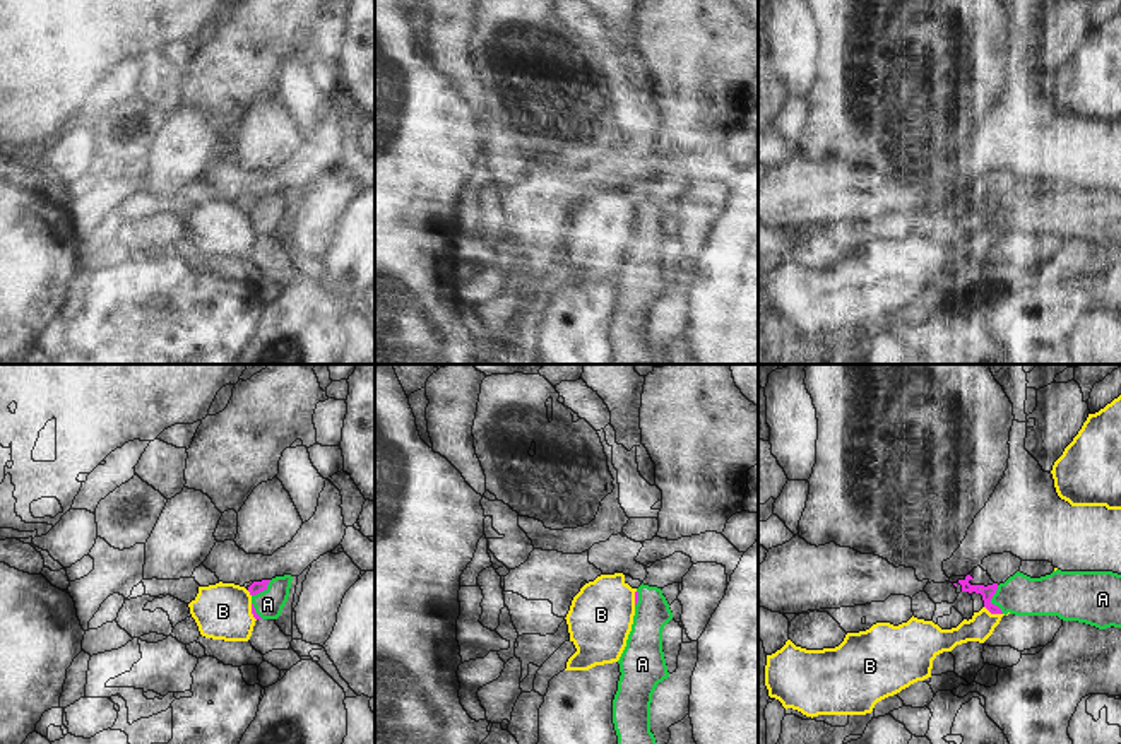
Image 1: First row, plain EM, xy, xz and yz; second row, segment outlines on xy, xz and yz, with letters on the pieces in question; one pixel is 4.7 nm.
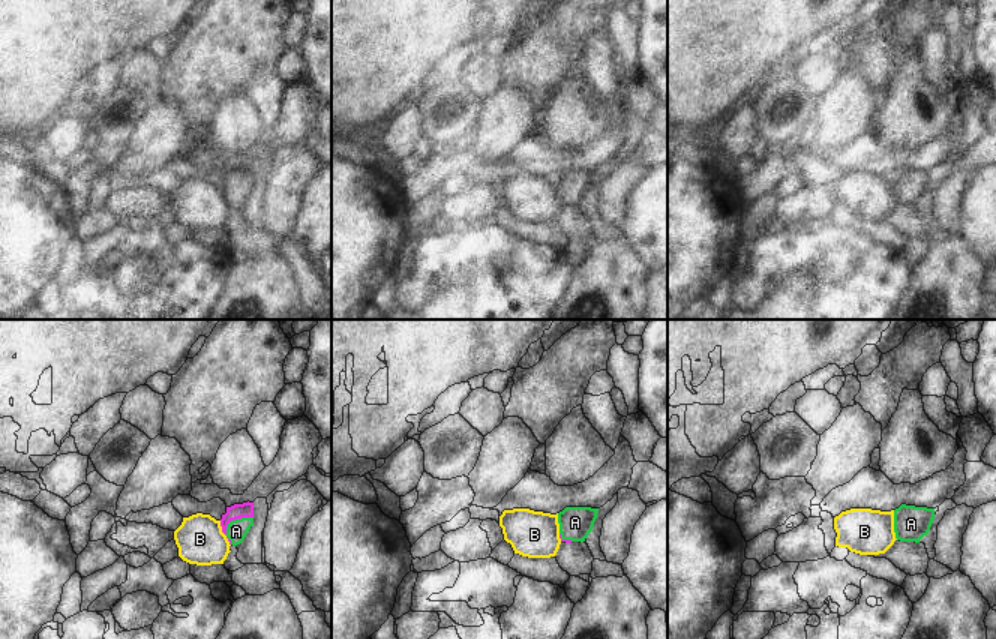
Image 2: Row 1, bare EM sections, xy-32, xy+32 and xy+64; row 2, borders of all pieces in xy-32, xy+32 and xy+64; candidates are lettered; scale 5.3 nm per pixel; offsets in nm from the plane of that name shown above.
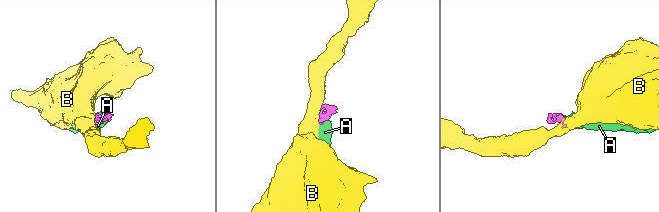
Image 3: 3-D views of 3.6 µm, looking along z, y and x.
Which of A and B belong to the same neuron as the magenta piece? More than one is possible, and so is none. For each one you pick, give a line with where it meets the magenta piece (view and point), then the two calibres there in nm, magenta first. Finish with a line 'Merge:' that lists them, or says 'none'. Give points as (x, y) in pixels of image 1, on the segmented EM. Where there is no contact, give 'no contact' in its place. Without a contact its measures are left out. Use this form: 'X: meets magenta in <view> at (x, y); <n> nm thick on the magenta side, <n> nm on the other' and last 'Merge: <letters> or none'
A: meets magenta in yz at (991, 597); 60 nm thick on the magenta side, 190 nm on the other
Merge: A

